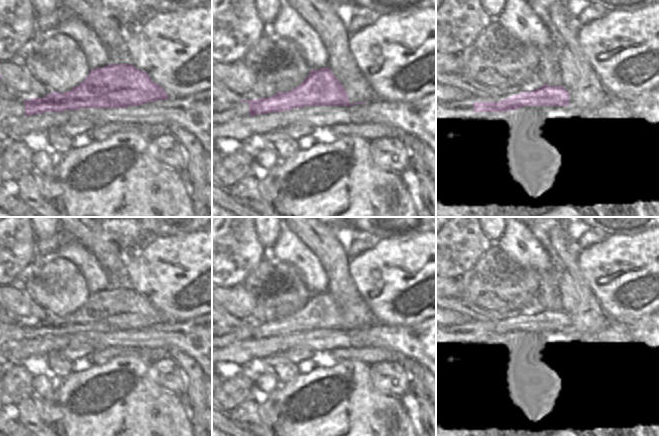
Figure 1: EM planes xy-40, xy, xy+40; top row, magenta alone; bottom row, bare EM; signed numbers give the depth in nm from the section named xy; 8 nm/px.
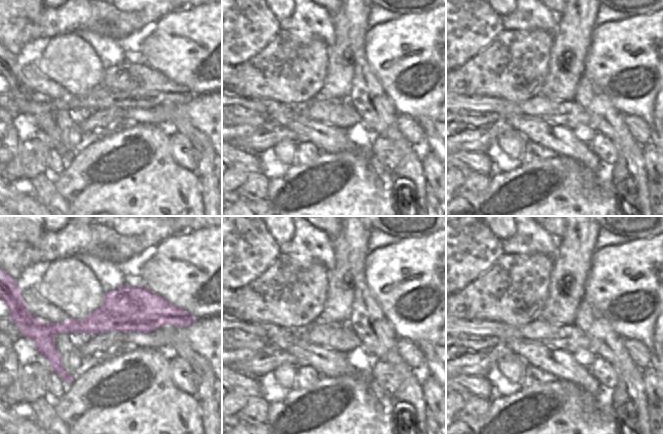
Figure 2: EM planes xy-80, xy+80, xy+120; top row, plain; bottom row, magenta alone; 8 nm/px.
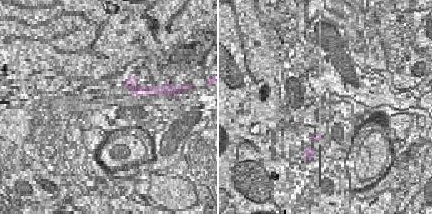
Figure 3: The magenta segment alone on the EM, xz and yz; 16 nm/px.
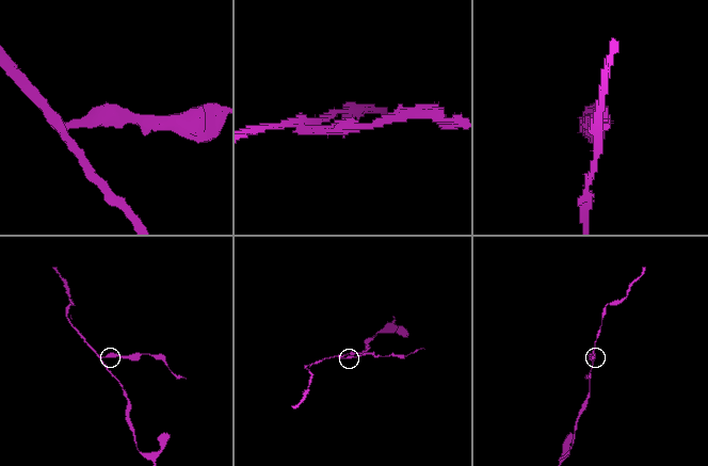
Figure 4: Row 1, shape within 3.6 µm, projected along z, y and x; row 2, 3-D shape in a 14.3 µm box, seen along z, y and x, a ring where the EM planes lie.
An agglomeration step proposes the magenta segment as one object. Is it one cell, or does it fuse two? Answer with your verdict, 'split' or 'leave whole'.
split

